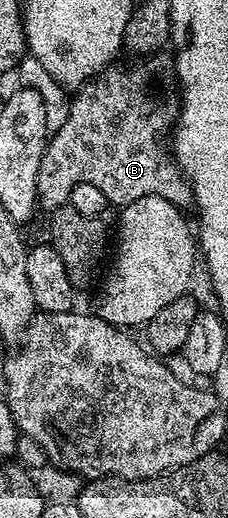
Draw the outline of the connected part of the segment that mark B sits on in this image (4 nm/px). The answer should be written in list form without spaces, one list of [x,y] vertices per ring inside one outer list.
[[[160,52],[144,57],[142,60],[135,60],[132,66],[119,66],[112,64],[106,70],[96,74],[90,82],[78,87],[70,99],[71,107],[65,122],[61,128],[52,133],[47,139],[47,147],[41,156],[41,168],[37,172],[37,196],[39,197],[37,206],[40,211],[51,212],[56,209],[57,204],[62,203],[70,195],[72,188],[77,184],[93,184],[107,198],[112,207],[122,208],[133,204],[133,200],[141,200],[141,196],[161,196],[161,200],[169,200],[169,204],[180,208],[187,208],[192,205],[193,195],[191,193],[191,183],[183,175],[178,164],[169,149],[169,139],[174,131],[176,122],[179,121],[179,107],[181,105],[181,91],[179,89],[179,78],[175,75],[175,63],[170,57],[166,58],[166,53]]]

